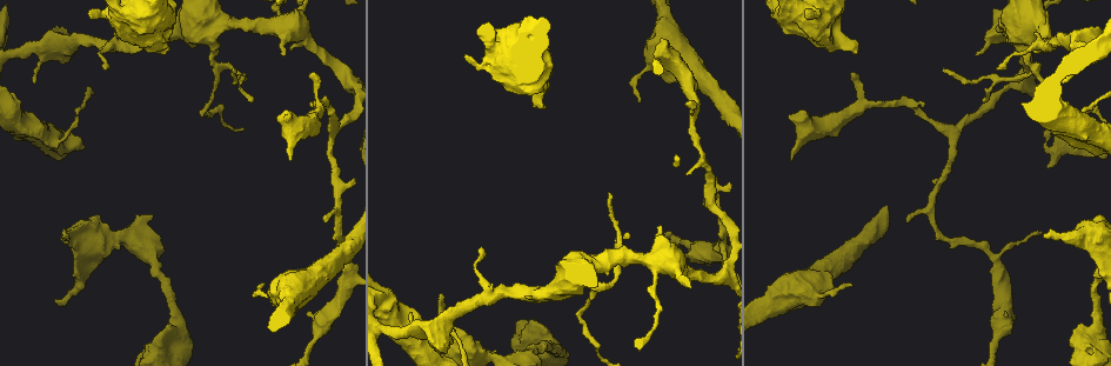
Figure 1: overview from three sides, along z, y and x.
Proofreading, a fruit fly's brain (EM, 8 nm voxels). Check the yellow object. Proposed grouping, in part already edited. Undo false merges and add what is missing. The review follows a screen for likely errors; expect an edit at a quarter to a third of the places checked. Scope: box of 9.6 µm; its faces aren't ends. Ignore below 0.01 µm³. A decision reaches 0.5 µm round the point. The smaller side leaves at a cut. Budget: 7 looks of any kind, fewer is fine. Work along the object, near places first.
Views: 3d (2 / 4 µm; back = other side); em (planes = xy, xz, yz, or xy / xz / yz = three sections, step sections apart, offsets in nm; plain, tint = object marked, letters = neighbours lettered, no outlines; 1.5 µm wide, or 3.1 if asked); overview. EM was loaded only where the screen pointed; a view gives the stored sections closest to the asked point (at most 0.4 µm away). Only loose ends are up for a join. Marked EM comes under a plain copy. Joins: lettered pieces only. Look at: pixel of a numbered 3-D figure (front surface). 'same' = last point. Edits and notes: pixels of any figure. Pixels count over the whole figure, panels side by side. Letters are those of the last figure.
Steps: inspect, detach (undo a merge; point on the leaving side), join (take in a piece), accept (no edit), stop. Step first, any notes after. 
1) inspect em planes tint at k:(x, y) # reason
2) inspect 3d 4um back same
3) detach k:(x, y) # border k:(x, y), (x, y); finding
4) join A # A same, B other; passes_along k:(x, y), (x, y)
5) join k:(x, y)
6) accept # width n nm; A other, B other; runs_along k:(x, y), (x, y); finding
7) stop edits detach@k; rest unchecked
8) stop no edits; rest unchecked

inspect em xy step 4 letters at 1:(999, 70) # an open end

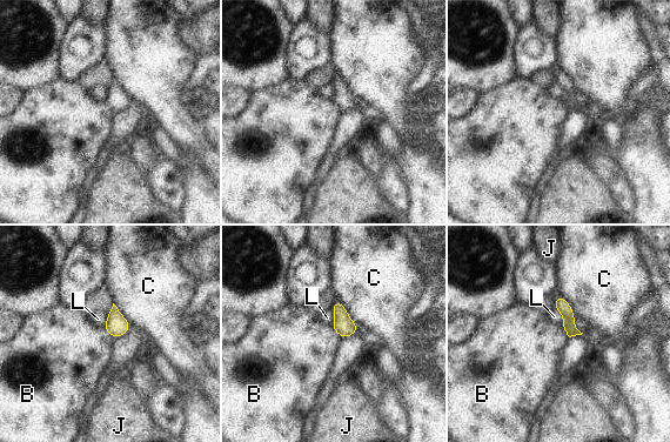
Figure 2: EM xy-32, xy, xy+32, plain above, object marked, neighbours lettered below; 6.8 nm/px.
inspect em planes letters same # another direction

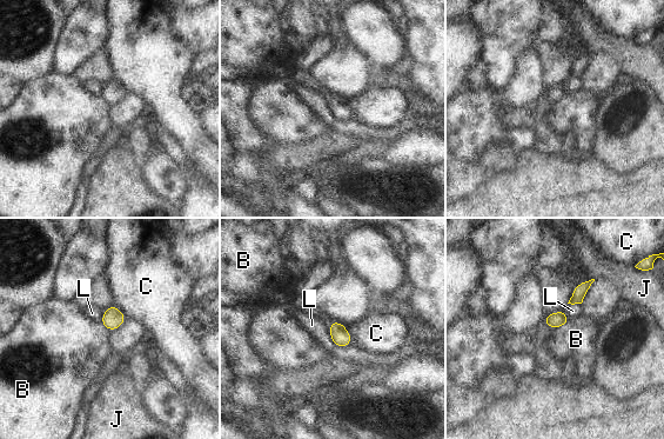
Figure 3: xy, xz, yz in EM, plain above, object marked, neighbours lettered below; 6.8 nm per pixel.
accept # width 110 nm; longest_contact L 200 nm; B other, C other, J other, L other; no lettered piece goes on from it

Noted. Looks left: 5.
inspect 3d 4um at 1:(169, 328) # thick end

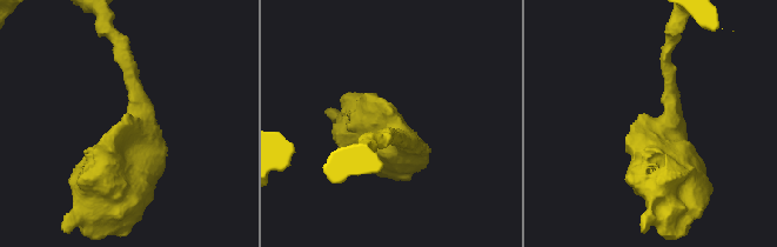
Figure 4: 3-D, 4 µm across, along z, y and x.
inspect em planes letters at 4:(388, 104) # now the EM

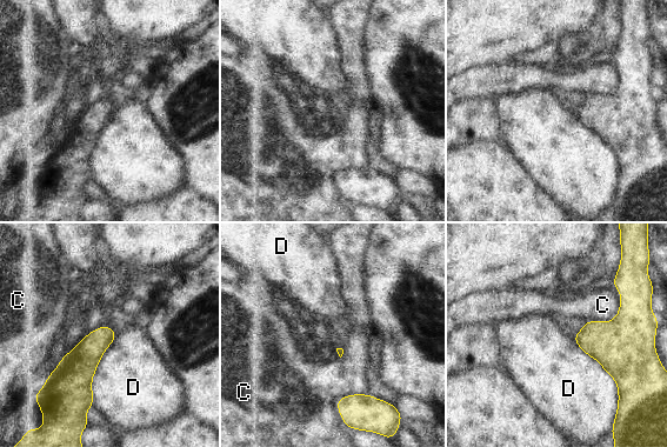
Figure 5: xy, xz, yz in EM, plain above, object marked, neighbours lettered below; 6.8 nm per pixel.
accept # longest_contact D 550 nm; C other, D other; none of them fits

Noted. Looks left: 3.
inspect em yz step 4 tint at 1:(64, 241)

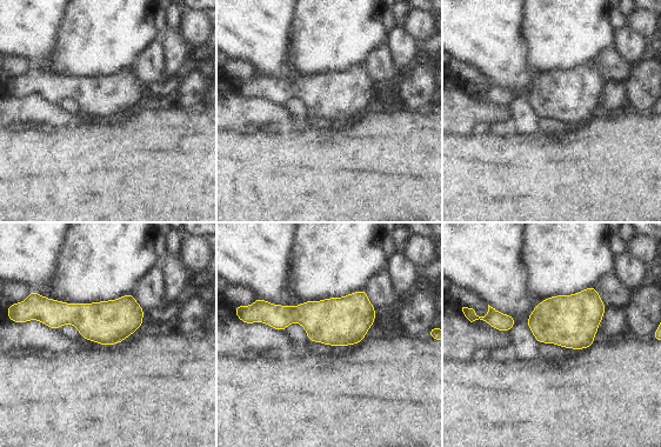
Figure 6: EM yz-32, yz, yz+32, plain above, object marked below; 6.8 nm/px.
inspect em planes tint same

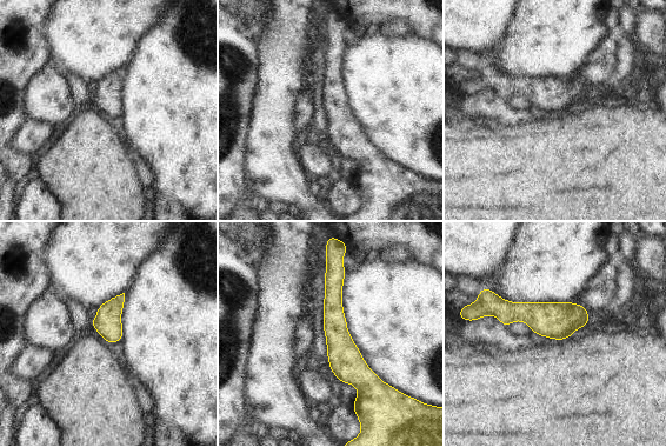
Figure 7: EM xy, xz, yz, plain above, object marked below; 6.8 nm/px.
inspect em planes letters same # see the neighbours

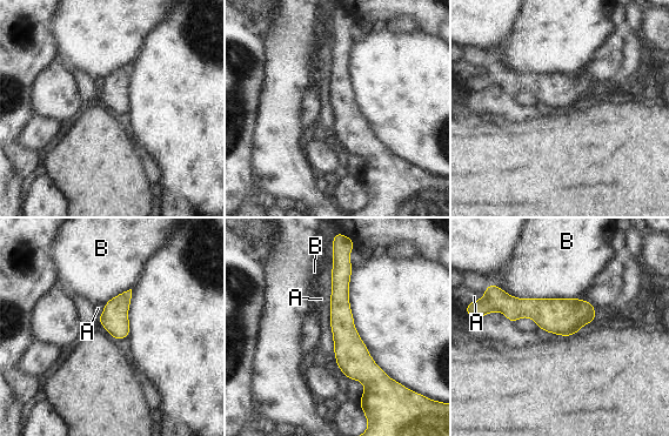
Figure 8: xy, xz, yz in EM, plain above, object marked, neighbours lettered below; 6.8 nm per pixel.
accept # longest_contact A 650 nm; A other, B other; border 8:(330, 268), (329, 329), (335, 360); continuous, no second cell

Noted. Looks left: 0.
stop no edits; rest unchecked

